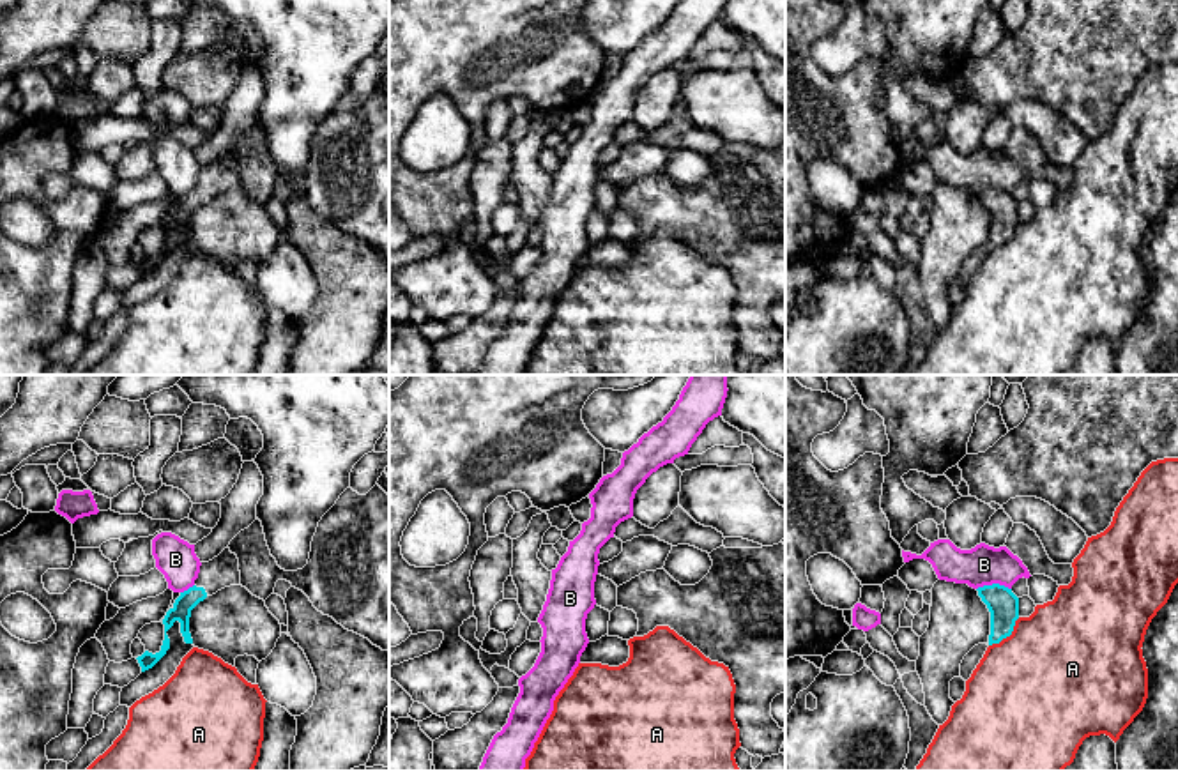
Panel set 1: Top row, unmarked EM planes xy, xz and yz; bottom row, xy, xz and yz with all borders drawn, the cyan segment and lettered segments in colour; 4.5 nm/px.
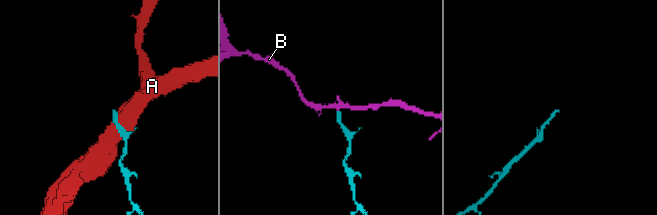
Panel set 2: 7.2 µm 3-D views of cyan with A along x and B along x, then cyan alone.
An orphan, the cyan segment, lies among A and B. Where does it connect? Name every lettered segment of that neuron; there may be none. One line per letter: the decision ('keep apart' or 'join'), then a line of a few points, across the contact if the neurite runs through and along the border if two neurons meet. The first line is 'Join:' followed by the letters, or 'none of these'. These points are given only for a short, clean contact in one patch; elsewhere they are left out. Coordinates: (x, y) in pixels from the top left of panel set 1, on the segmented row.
Join: none of these
A: keep apart
B: keep apart; line yz (1010, 587), (984, 584), (977, 589)

